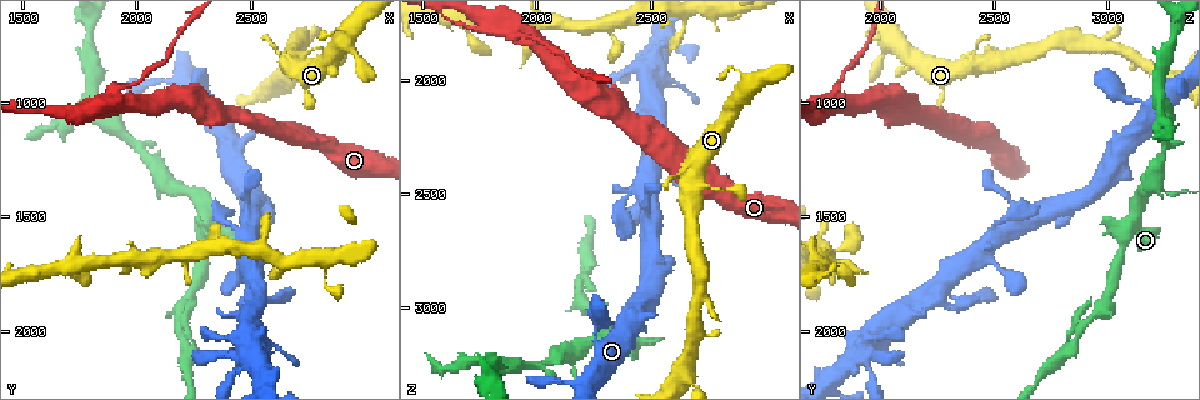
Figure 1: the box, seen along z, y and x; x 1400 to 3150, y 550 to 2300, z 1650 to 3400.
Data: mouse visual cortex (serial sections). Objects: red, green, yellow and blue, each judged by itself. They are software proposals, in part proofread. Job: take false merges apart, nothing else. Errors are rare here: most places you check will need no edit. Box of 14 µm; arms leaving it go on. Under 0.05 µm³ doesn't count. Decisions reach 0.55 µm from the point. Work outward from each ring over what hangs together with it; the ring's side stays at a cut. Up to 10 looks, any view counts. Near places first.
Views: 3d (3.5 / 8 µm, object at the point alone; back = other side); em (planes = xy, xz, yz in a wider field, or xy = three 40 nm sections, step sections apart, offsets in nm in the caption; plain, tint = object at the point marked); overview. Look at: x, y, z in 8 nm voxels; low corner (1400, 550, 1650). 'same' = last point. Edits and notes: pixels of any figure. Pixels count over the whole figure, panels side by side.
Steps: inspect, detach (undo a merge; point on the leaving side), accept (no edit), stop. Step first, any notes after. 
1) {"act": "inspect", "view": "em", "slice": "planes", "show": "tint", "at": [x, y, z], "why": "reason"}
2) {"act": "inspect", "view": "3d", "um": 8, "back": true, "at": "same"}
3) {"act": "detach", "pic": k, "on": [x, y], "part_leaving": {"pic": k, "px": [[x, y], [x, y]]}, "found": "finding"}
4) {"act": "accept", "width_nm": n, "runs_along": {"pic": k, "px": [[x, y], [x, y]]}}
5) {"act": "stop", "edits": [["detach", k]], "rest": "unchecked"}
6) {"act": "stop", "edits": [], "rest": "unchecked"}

{"act": "inspect", "view": "3d", "um": 3.5, "at": [2170, 1370, 3170], "why": "thin arm on a thick one"}

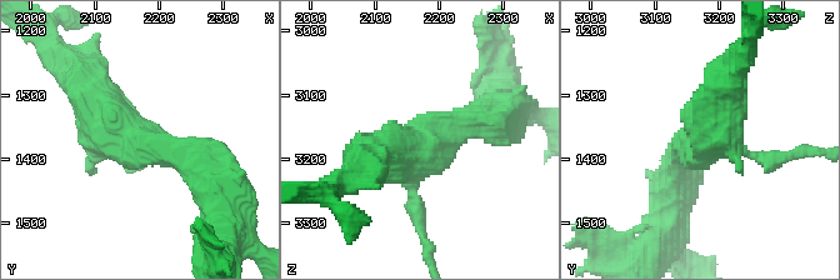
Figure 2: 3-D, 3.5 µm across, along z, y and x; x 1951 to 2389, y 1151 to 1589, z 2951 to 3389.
{"act": "inspect", "view": "em", "slice": "xy", "step": 5, "show": "tint", "at": [2165, 1380, 3170]}

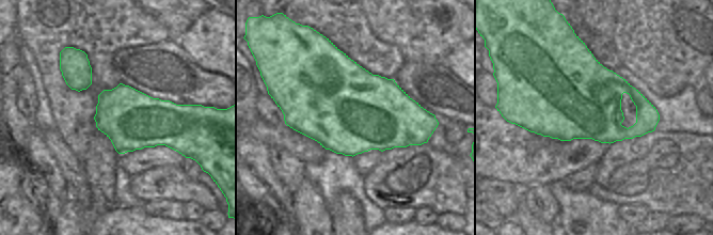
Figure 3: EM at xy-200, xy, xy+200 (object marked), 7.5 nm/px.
{"act": "accept", "arm_widths_nm": [200, 400, 500], "runs_along": {"pic": 2, "px": [[186, 154], [121, 135], [71, 63]]}, "found": "one cell here"}

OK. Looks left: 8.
{"act": "inspect", "view": "3d", "um": 3.5, "at": [2180, 1980, 2900]}

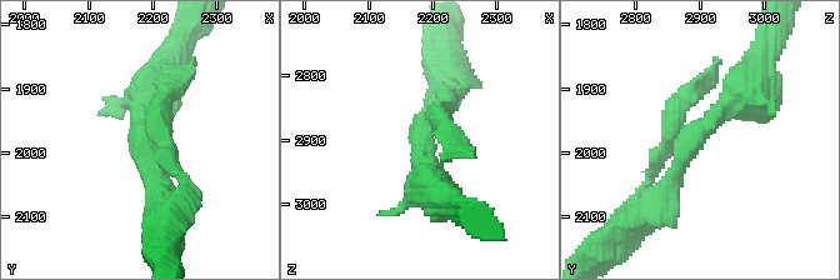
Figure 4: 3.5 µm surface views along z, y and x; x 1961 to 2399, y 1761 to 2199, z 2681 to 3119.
{"act": "inspect", "view": "em", "slice": "xy", "step": 2, "show": "tint", "at": [2180, 1970, 2895], "why": "now the EM"}

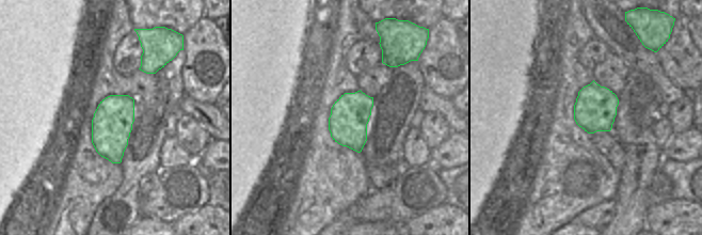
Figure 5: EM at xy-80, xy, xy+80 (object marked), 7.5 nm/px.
{"act": "accept", "runs_along": {"pic": 4, "px": [[753, 83], [685, 148], [653, 205]]}, "found": "continuous, no second cell"}

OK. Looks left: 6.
{"act": "inspect", "view": "3d", "um": 3.5, "at": [2440, 1540, 2490], "why": "thin neck"}

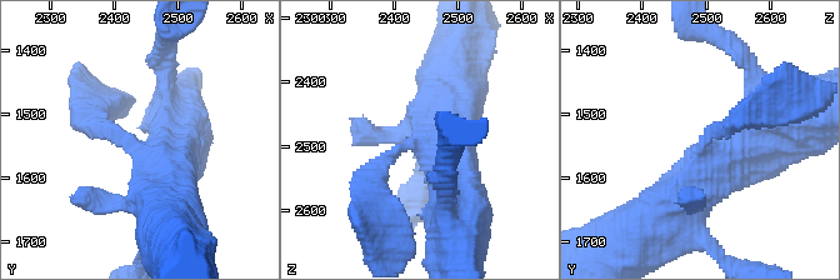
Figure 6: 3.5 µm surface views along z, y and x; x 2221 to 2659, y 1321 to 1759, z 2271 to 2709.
{"act": "inspect", "view": "em", "slice": "xy", "step": 2, "show": "tint", "at": [2435, 1555, 2495]}

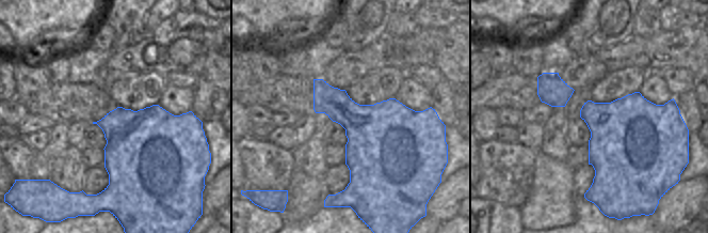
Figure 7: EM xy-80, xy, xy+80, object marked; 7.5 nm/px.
{"act": "inspect", "view": "em", "slice": "xy", "step": 3, "show": "tint", "at": "same"}

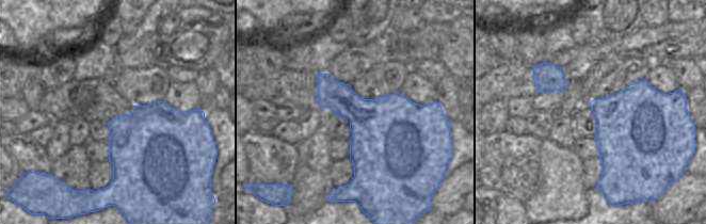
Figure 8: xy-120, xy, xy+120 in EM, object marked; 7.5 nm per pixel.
{"act": "accept", "width_nm": 480, "runs_along": {"pic": 6, "px": [[749, 145], [624, 241]]}, "found": "one cell here"}

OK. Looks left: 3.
{"act": "inspect", "view": "3d", "um": 3.5, "at": [2460, 2100, 1960], "why": "thin neck"}

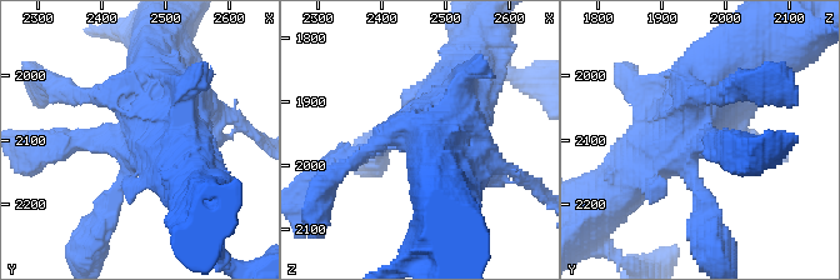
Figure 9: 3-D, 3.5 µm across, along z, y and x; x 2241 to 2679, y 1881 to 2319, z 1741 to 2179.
{"act": "inspect", "view": "em", "slice": "xy", "step": 2, "show": "tint", "at": [2450, 2095, 1950]}

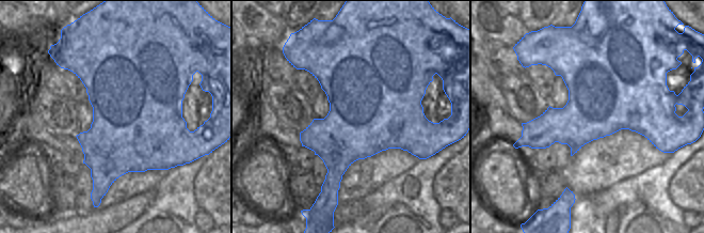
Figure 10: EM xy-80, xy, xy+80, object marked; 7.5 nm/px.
{"act": "accept", "found": "one cell here"}

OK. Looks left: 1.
{"act": "stop", "edits": [], "rest": "unchecked"}

